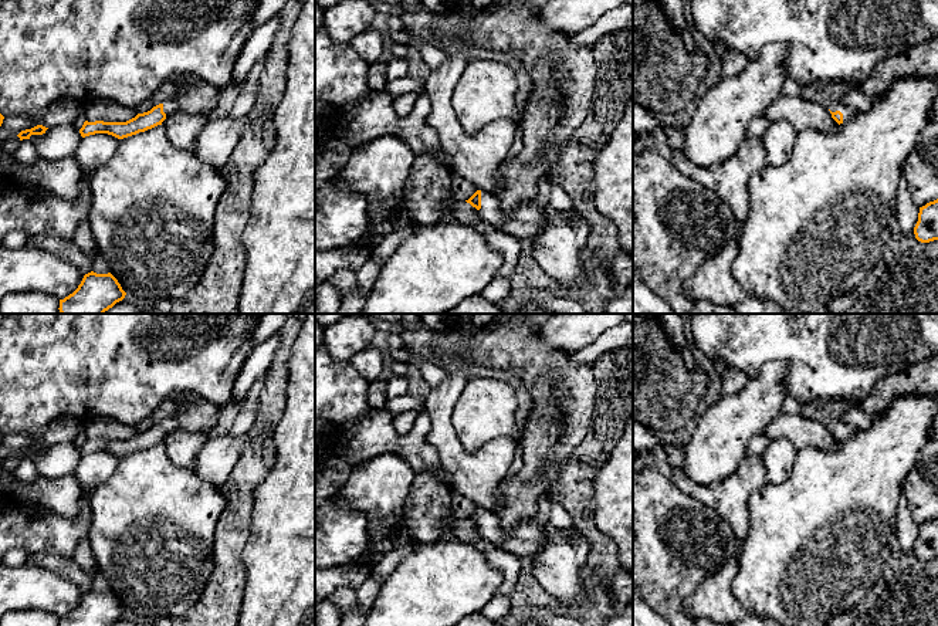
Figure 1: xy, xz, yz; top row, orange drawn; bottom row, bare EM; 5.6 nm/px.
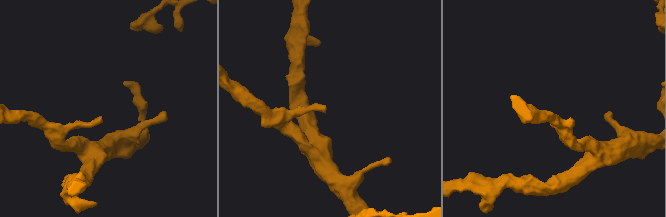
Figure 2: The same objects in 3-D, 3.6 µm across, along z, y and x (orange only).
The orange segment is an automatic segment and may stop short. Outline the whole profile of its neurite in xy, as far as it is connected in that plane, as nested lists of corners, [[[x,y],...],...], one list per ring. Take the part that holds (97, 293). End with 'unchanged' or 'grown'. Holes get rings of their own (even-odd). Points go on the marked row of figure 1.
[[[94,271],[84,275],[78,288],[60,300],[61,314],[104,314],[116,302],[125,298],[118,280],[111,274],[96,274]]]; unchanged

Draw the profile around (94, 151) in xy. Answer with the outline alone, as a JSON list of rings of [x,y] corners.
[[[95,133],[81,139],[72,158],[81,170],[92,172],[111,160],[119,139],[108,133]]]

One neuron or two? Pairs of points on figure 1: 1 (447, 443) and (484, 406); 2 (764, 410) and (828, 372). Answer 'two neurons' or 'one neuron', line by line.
1: two neurons
2: two neurons

